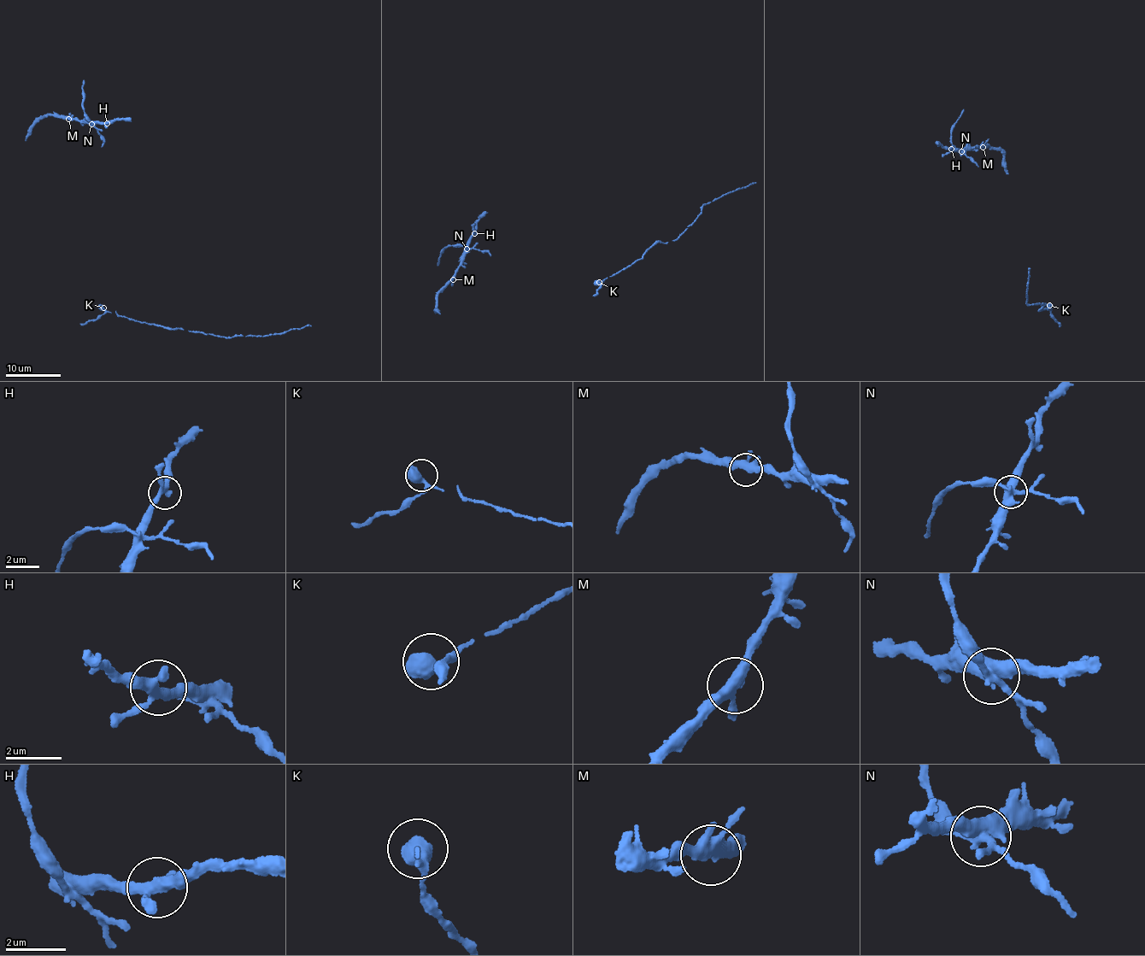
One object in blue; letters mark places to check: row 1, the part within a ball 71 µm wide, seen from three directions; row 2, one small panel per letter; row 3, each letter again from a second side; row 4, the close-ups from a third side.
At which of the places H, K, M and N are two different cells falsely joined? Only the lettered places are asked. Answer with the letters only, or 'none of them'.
N

